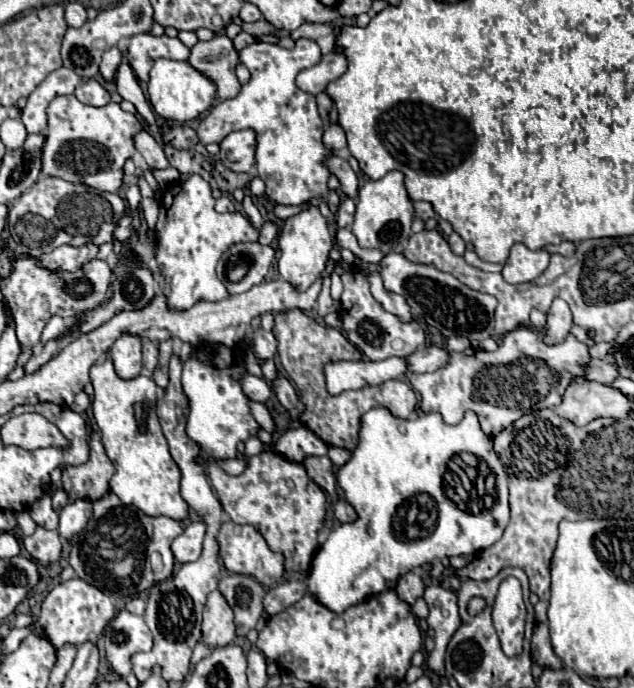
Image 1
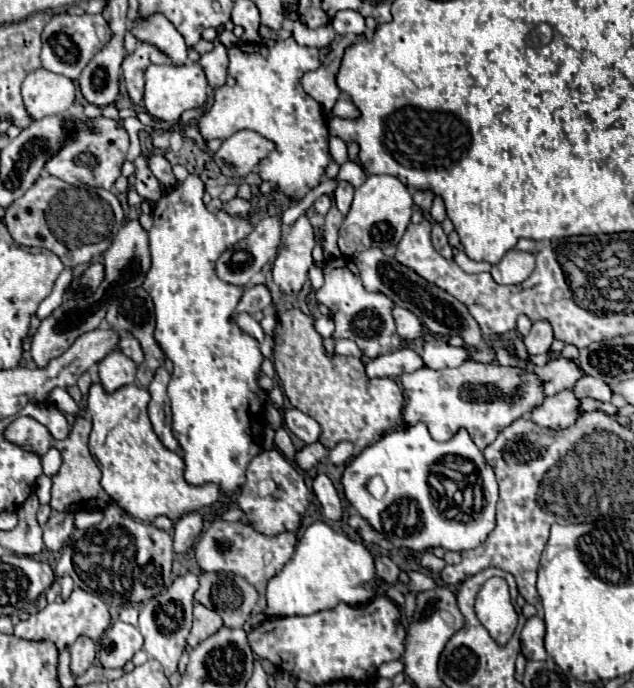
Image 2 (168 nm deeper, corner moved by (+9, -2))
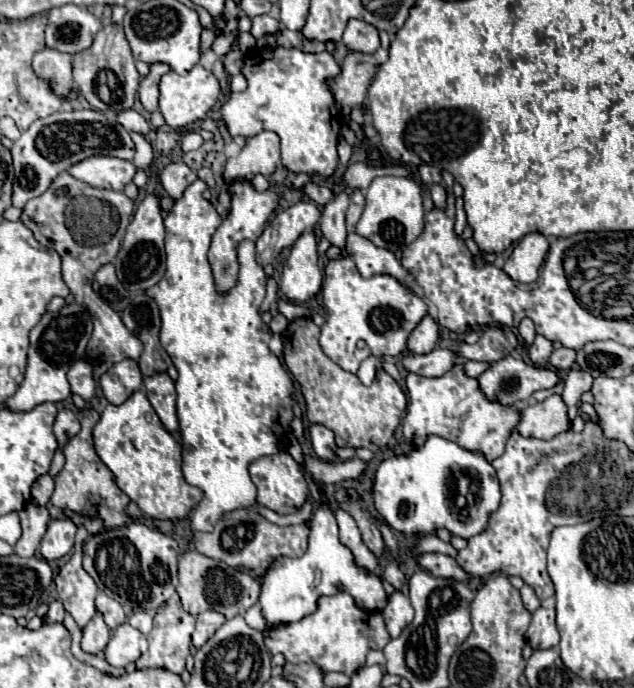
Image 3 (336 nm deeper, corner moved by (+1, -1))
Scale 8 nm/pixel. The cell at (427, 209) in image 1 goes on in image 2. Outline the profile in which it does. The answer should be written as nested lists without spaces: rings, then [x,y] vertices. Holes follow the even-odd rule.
[[[420,189],[420,191],[414,191],[414,203],[420,207],[422,213],[428,213],[430,207],[432,207],[432,199],[434,199],[434,193],[430,189]]]

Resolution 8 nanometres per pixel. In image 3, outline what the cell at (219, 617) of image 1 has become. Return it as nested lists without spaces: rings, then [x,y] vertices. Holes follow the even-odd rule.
[[[206,610],[204,614],[198,614],[196,616],[196,630],[192,634],[192,644],[196,648],[200,648],[224,622],[226,622],[224,614],[216,612],[216,610]]]

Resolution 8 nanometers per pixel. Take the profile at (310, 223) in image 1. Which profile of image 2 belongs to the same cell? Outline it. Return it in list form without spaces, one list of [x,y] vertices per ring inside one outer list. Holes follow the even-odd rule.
[[[302,215],[286,233],[282,249],[274,261],[274,283],[288,297],[296,297],[308,281],[308,269],[312,261],[312,249],[316,245],[314,229],[306,215]]]

